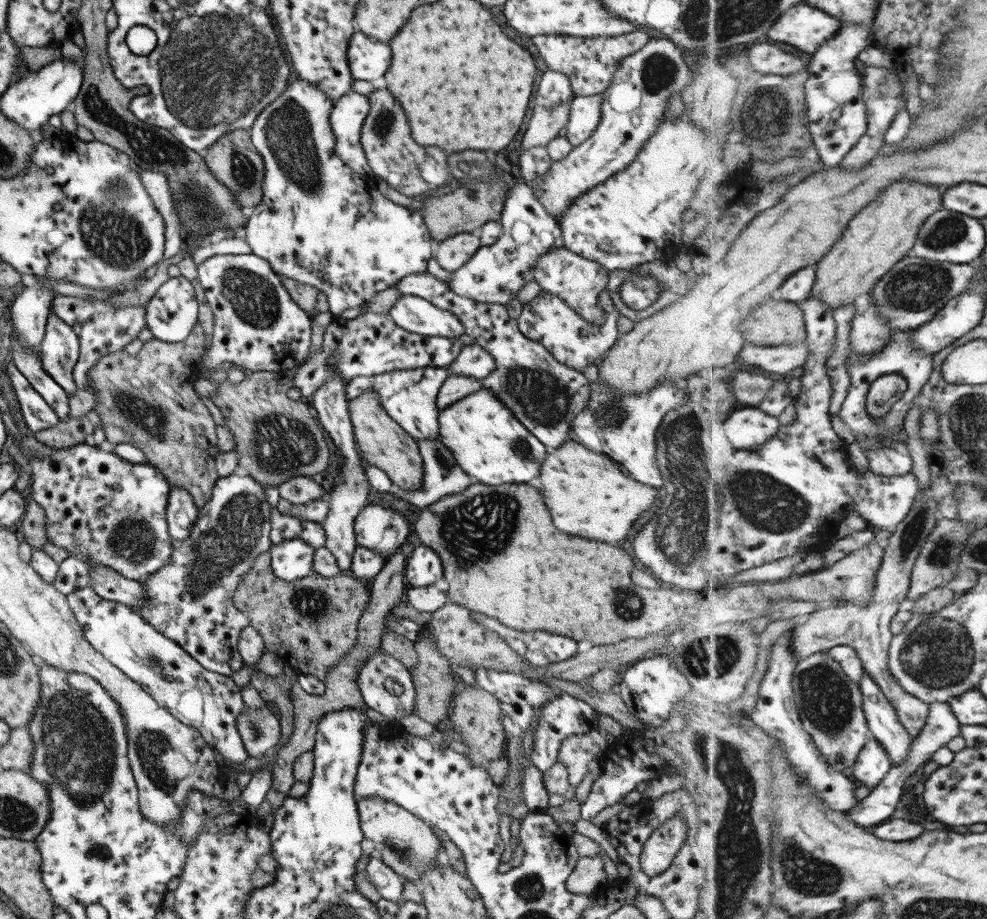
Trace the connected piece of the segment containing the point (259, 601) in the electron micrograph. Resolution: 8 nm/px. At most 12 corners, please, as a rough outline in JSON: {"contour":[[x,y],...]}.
{"contour":[[258,554],[232,594],[265,651],[323,682],[369,591],[282,581]]}

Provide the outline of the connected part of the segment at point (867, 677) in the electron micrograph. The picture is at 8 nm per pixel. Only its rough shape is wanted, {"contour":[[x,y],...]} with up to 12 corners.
{"contour":[[869,673],[859,683],[875,739],[895,766],[915,739]]}

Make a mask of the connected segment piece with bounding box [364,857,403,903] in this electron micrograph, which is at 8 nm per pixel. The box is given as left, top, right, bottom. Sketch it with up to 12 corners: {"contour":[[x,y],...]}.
{"contour":[[369,858],[367,880],[380,898],[400,903],[403,879]]}

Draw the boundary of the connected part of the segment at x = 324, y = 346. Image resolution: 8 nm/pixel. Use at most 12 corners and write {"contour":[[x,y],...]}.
{"contour":[[387,314],[335,317],[322,343],[291,376],[312,394],[339,377],[446,368],[463,345],[421,336]]}

